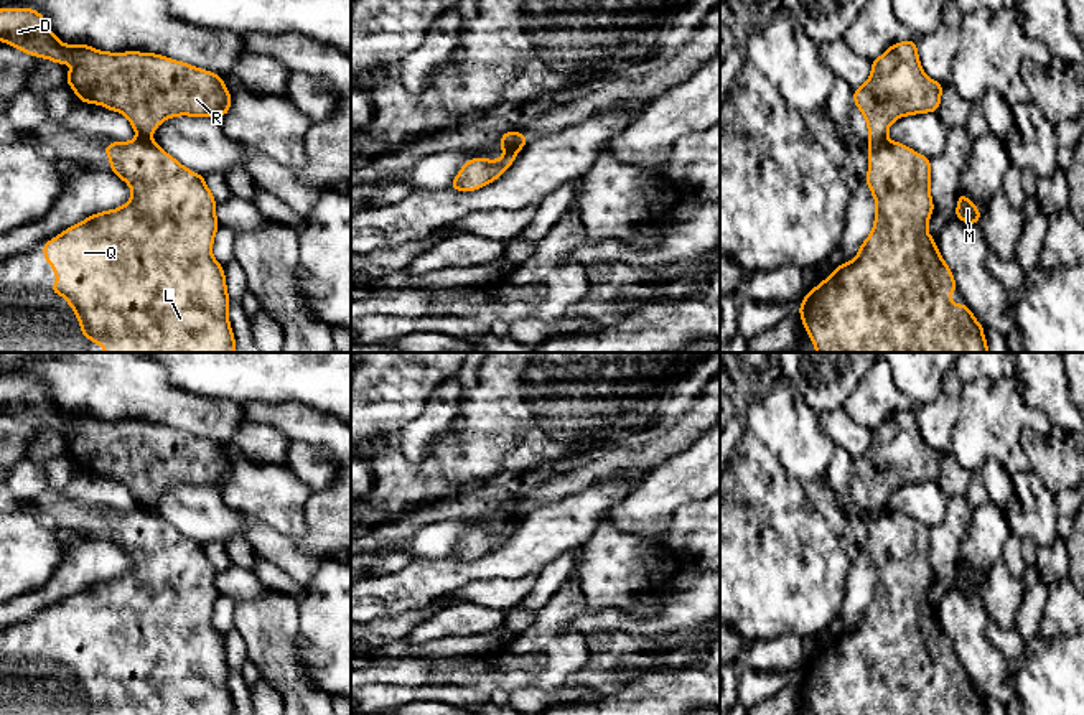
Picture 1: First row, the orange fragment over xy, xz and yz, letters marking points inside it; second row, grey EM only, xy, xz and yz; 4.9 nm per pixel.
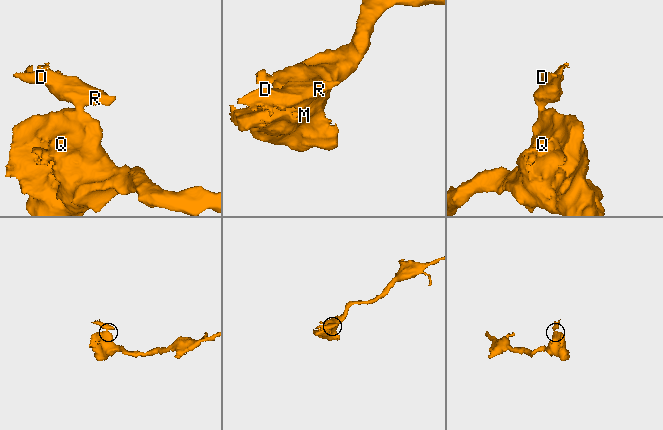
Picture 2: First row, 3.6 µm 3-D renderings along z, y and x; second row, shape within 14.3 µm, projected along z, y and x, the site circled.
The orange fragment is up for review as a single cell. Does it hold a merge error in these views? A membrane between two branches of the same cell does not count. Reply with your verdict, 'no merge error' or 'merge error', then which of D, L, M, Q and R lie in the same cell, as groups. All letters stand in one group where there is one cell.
merge error | D R / L M Q

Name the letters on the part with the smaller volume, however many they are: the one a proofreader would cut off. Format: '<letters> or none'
D, R

